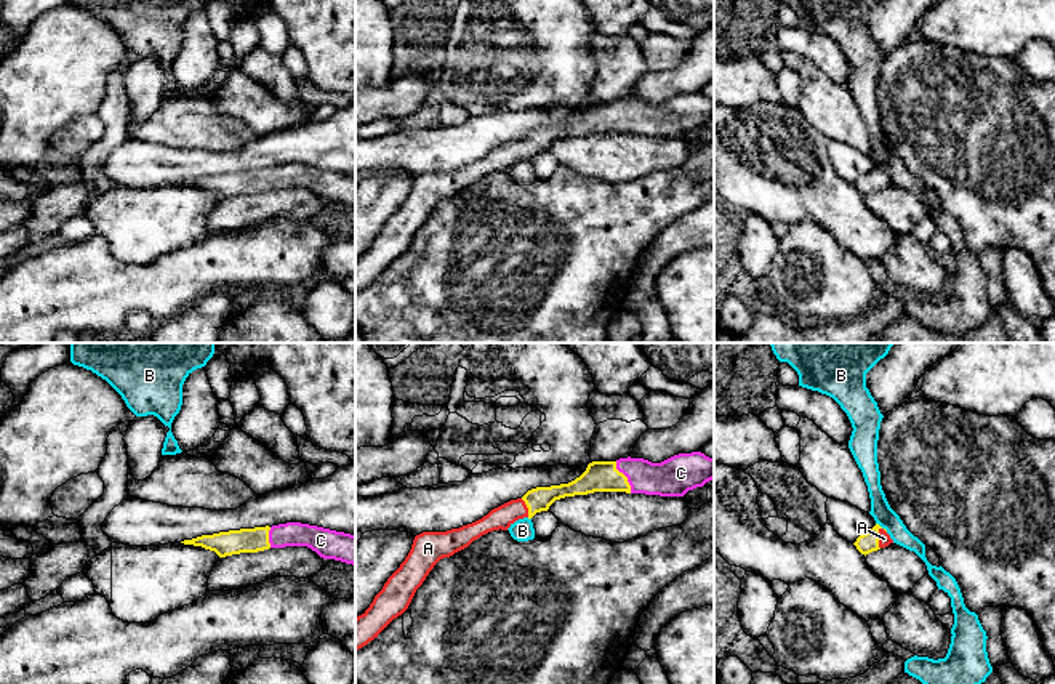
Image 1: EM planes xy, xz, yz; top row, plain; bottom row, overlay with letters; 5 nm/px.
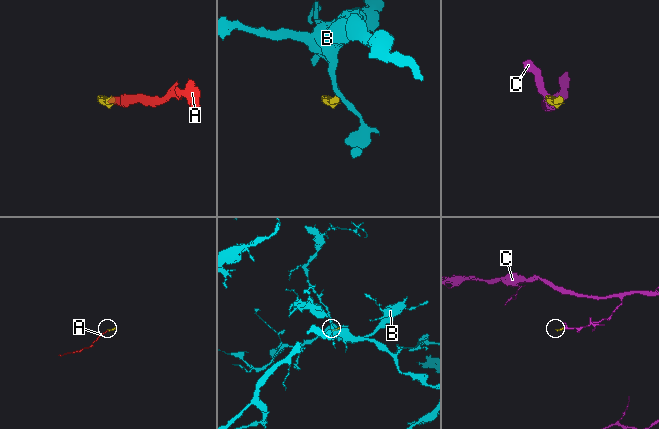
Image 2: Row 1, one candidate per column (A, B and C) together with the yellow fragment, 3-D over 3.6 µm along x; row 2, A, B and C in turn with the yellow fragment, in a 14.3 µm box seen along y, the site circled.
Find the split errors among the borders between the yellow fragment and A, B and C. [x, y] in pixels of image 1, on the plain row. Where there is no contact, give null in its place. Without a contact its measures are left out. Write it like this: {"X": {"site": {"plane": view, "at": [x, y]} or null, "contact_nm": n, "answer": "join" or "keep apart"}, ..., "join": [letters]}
{"A": {"site": {"plane": "yz", "at": [878, 180]}, "contact_nm": 110, "answer": "join"}, "B": {"site": {"plane": "yz", "at": [881, 168]}, "contact_nm": 80, "answer": "keep apart"}, "C": {"site": {"plane": "xz", "at": [626, 119]}, "contact_nm": 180, "answer": "join"}, "join": ["A", "C"]}

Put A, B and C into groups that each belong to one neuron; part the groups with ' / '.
A C / B

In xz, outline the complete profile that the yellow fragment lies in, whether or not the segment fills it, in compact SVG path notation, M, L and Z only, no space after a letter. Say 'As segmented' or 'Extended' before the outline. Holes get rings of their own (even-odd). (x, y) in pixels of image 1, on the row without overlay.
Extended. M701 93L679 95L661 104L644 99L592 103L568 125L536 128L522 139L491 151L482 160L447 173L423 173L400 208L387 219L370 248L355 260L355 293L367 287L399 256L434 207L467 189L474 181L493 171L507 171L515 162L548 152L560 139L594 133L626 133L660 138L684 138L714 120L714 99Z

